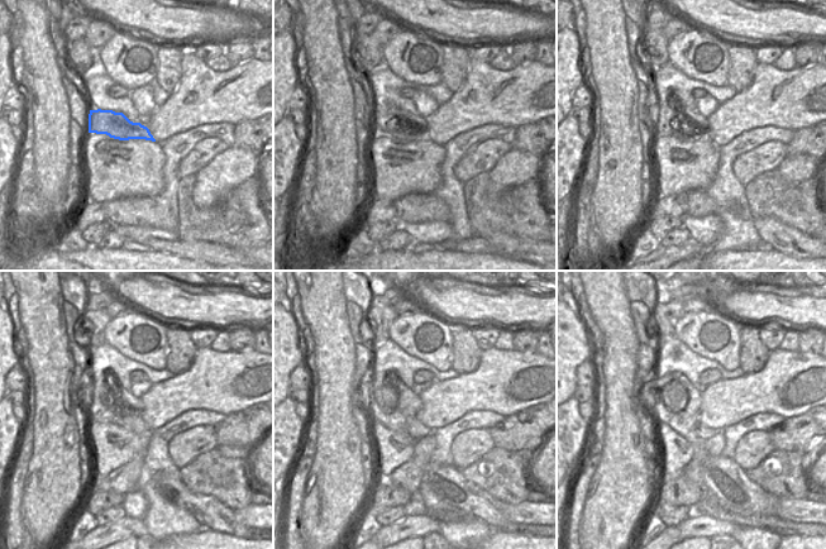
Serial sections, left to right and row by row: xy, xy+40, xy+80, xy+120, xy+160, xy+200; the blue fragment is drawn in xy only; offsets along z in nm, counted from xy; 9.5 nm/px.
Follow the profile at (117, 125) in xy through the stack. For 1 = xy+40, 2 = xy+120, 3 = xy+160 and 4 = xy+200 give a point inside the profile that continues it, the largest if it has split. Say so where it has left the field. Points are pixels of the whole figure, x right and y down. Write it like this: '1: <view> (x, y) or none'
1: xy+40 (404, 132)
2: xy+120 (132, 420)
3: xy+160 (415, 428)
4: xy+200 (703, 431)

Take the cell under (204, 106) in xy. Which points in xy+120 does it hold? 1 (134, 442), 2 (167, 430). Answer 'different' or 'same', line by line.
1: same
2: different

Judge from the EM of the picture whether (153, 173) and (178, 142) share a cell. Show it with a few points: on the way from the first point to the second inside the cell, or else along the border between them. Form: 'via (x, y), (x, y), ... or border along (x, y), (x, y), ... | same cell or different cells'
border along (180, 132), (161, 143), (165, 157), (163, 187) | different cells

